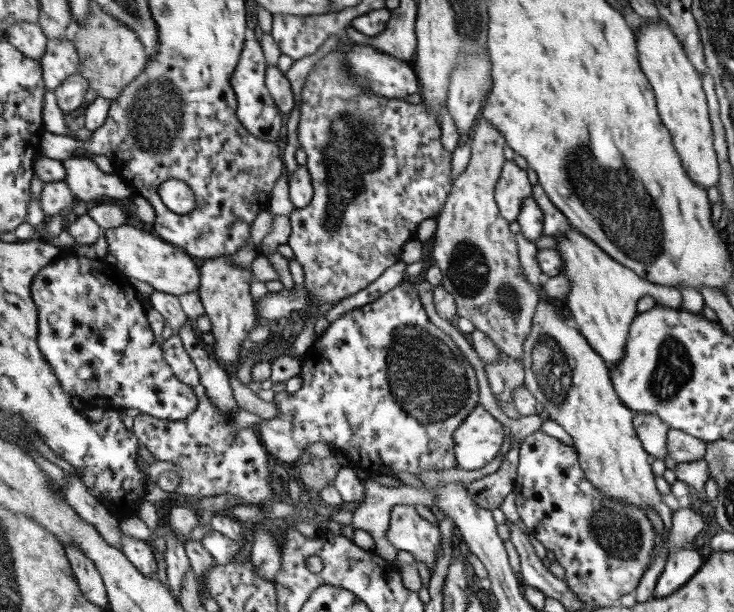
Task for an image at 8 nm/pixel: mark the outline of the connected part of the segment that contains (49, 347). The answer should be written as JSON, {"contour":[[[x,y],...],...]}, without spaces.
{"contour":[[[67,255],[60,257],[40,270],[32,284],[32,295],[40,312],[41,351],[64,389],[83,400],[85,406],[102,408],[105,412],[137,408],[149,416],[172,421],[186,419],[196,411],[200,399],[165,360],[164,349],[150,327],[148,306],[143,306],[137,290],[111,266],[88,256],[75,260]]]}

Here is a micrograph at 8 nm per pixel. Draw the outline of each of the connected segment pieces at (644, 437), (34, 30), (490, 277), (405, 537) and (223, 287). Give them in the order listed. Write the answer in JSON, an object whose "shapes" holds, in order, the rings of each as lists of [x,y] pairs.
{"shapes":[[[[639,412],[635,416],[637,436],[645,450],[653,457],[663,459],[668,454],[668,432],[670,426],[654,412]]],[[[21,21],[7,31],[9,42],[33,60],[43,60],[48,51],[48,35],[38,22]]],[[[480,114],[469,166],[455,180],[447,203],[437,217],[432,256],[443,276],[441,284],[455,297],[458,316],[469,319],[488,334],[502,352],[524,363],[525,342],[531,334],[542,296],[528,280],[520,261],[516,234],[511,232],[510,222],[500,216],[495,202],[495,188],[507,162],[505,145],[508,143],[503,134]]],[[[410,504],[394,506],[388,532],[389,542],[399,551],[407,551],[414,560],[424,562],[430,572],[437,572],[443,538],[439,523],[425,520]]],[[[232,256],[206,258],[201,265],[200,297],[202,298],[206,316],[210,319],[211,333],[216,345],[211,348],[224,366],[235,366],[242,361],[243,344],[257,326],[256,303],[251,296],[251,282],[255,281],[253,270],[239,268],[232,262]]]]}

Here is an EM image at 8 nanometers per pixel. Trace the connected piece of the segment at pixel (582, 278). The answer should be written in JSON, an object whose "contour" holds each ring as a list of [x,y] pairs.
{"contour":[[[569,224],[569,230],[557,237],[556,249],[564,260],[564,274],[569,278],[571,290],[564,306],[573,316],[576,325],[592,346],[611,366],[620,363],[628,351],[628,336],[632,320],[641,312],[640,300],[644,296],[655,297],[658,304],[680,308],[683,296],[677,287],[649,282],[632,268],[617,262],[585,233]]]}

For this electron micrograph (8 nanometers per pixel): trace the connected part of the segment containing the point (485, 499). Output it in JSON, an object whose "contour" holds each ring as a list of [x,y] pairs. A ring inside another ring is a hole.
{"contour":[[[511,435],[510,438],[511,449],[505,454],[498,470],[491,475],[471,481],[468,485],[468,493],[483,508],[489,510],[499,508],[503,500],[511,494],[511,490],[516,490],[521,443],[519,444]]]}

